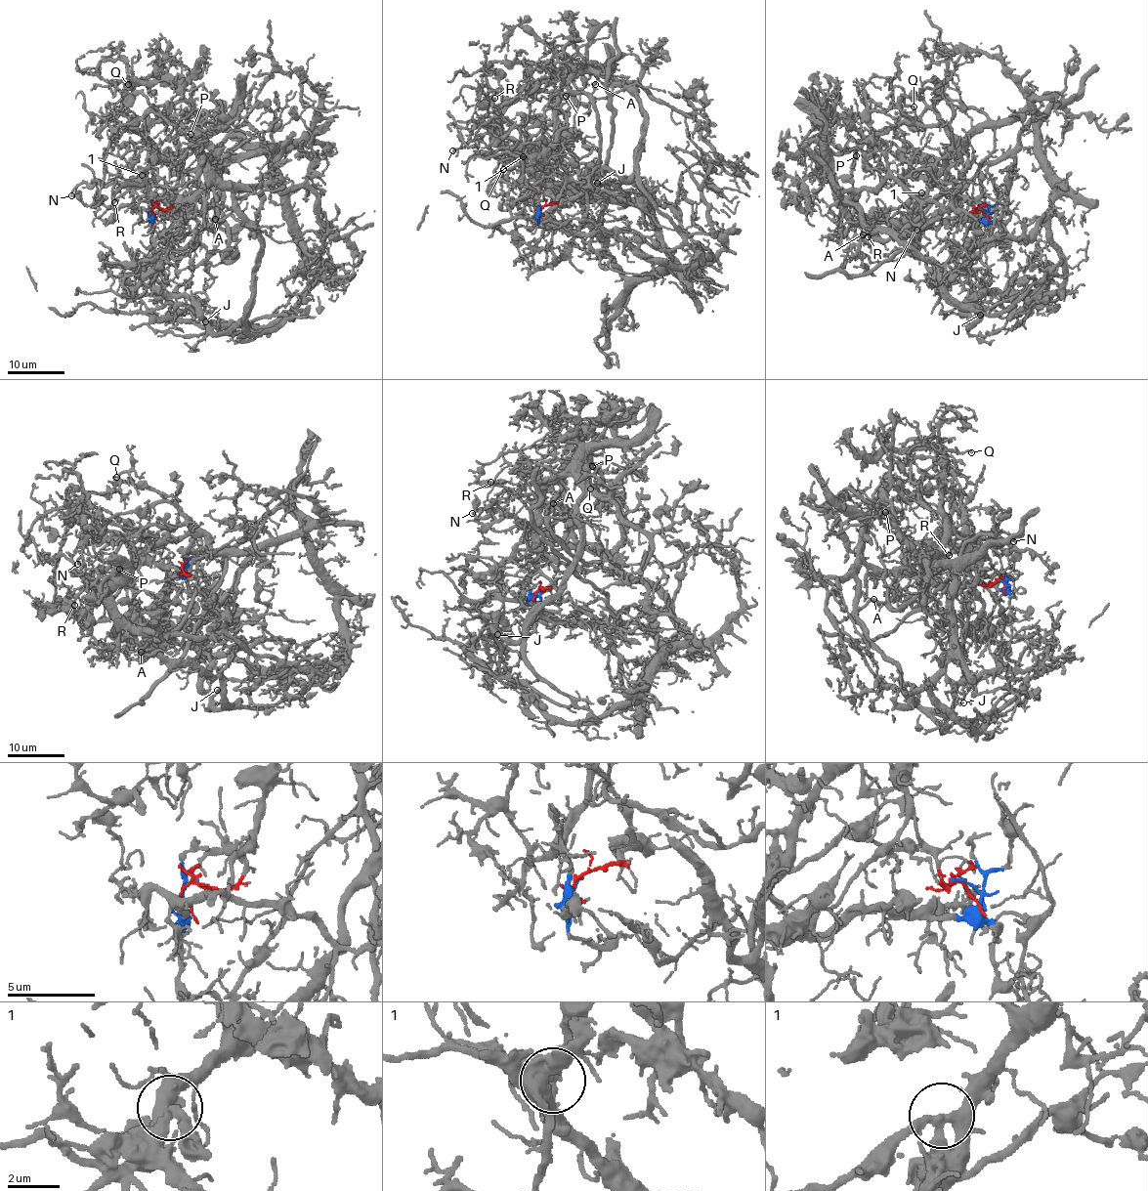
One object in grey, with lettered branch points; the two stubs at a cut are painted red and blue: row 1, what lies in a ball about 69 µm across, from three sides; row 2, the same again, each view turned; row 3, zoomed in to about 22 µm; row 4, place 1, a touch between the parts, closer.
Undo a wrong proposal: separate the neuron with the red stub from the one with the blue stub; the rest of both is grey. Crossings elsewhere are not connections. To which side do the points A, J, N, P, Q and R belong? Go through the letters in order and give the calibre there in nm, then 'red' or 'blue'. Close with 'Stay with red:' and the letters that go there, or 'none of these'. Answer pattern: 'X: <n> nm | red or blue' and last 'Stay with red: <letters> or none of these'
A: 160 nm | red
J: 80 nm | blue
N: 130 nm | red
P: 120 nm | red
Q: 100 nm | red
R: 160 nm | red
Stay with red: A, N, P, Q, R

